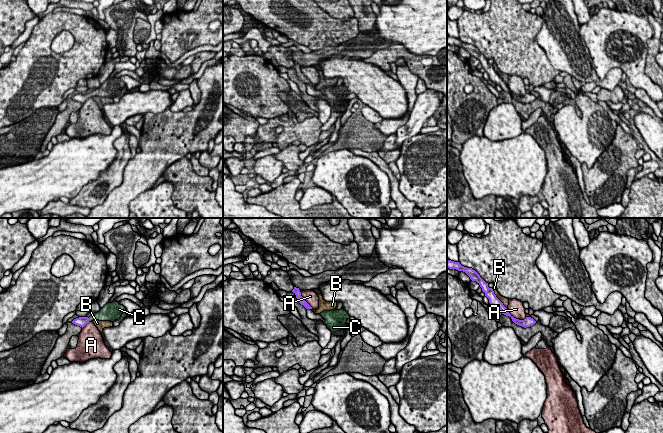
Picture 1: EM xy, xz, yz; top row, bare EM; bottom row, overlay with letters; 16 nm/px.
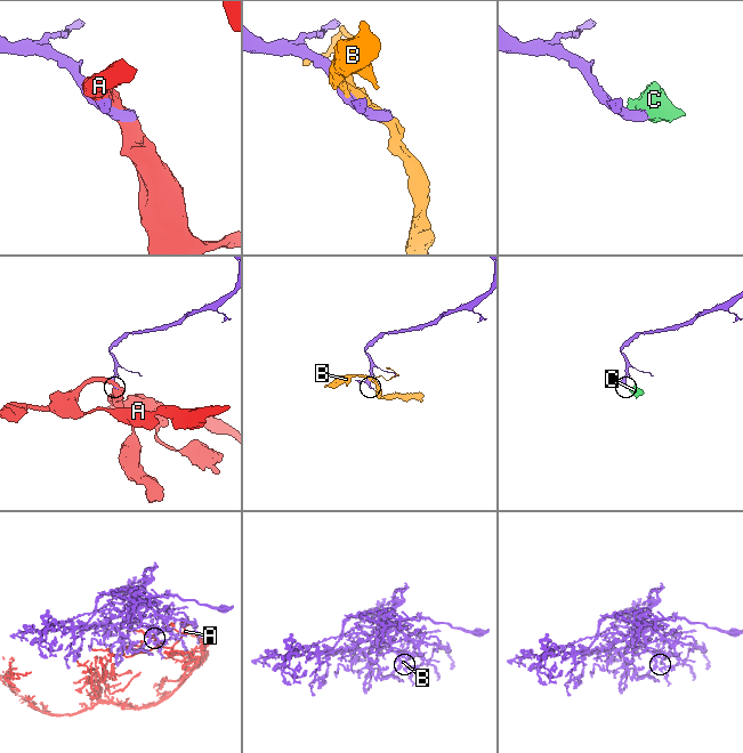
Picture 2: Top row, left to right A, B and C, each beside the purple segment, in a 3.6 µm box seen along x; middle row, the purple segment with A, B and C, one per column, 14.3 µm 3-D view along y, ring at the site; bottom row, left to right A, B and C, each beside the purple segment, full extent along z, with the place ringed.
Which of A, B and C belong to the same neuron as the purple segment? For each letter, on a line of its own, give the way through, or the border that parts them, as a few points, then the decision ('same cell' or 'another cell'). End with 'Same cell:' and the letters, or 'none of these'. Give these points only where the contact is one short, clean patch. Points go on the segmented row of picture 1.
A: another cell
B: border yz (492, 289), (495, 296), (506, 308); another cell
C: way xy (81, 321), (88, 320), (94, 316), (102, 315); same cell
Same cell: C

